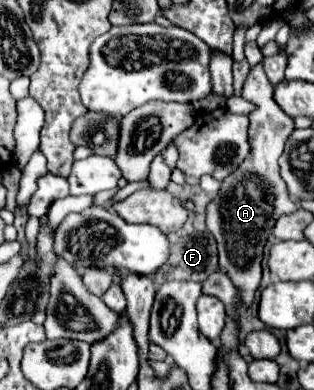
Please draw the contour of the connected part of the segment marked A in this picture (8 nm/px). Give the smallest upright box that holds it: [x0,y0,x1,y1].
[207,64,297,306]

